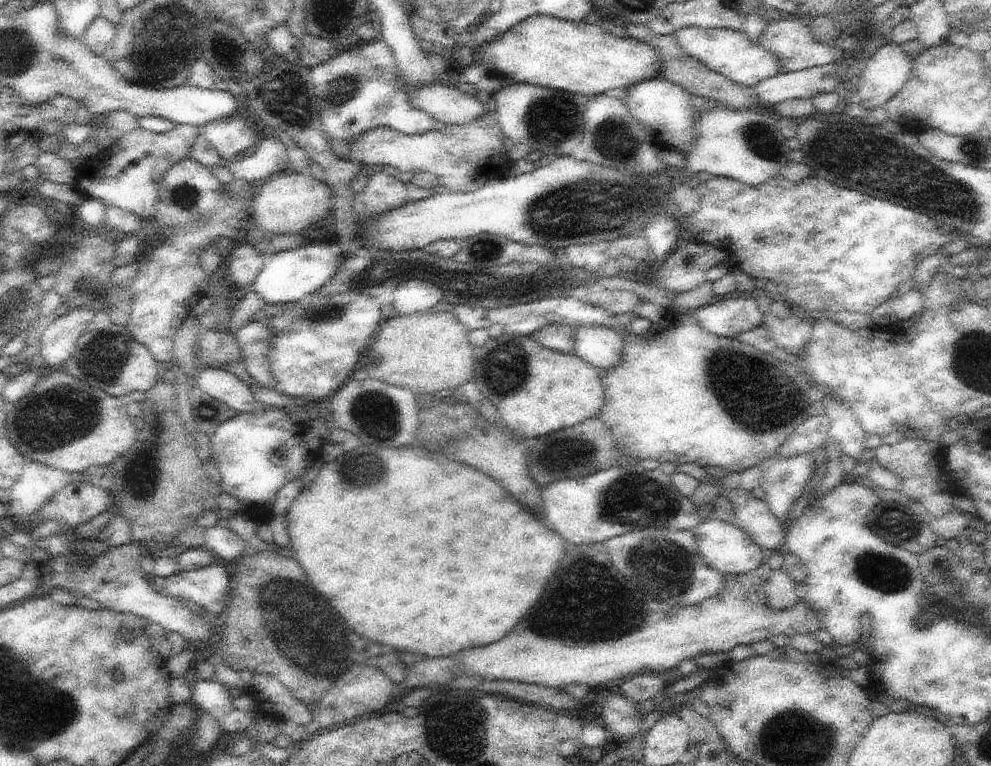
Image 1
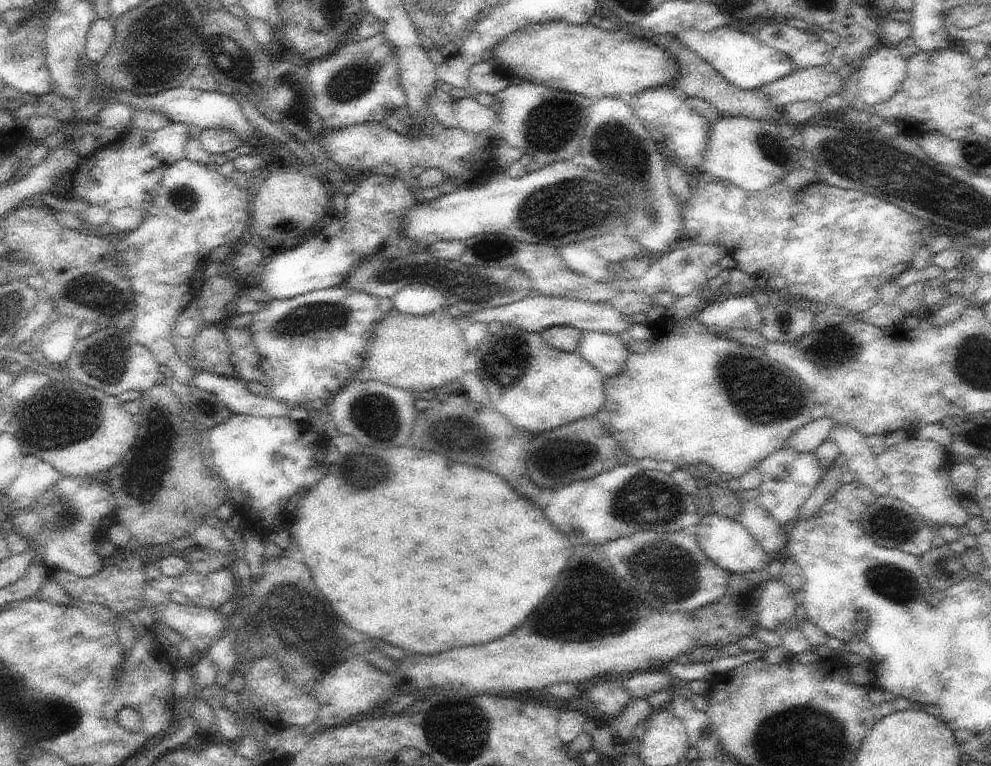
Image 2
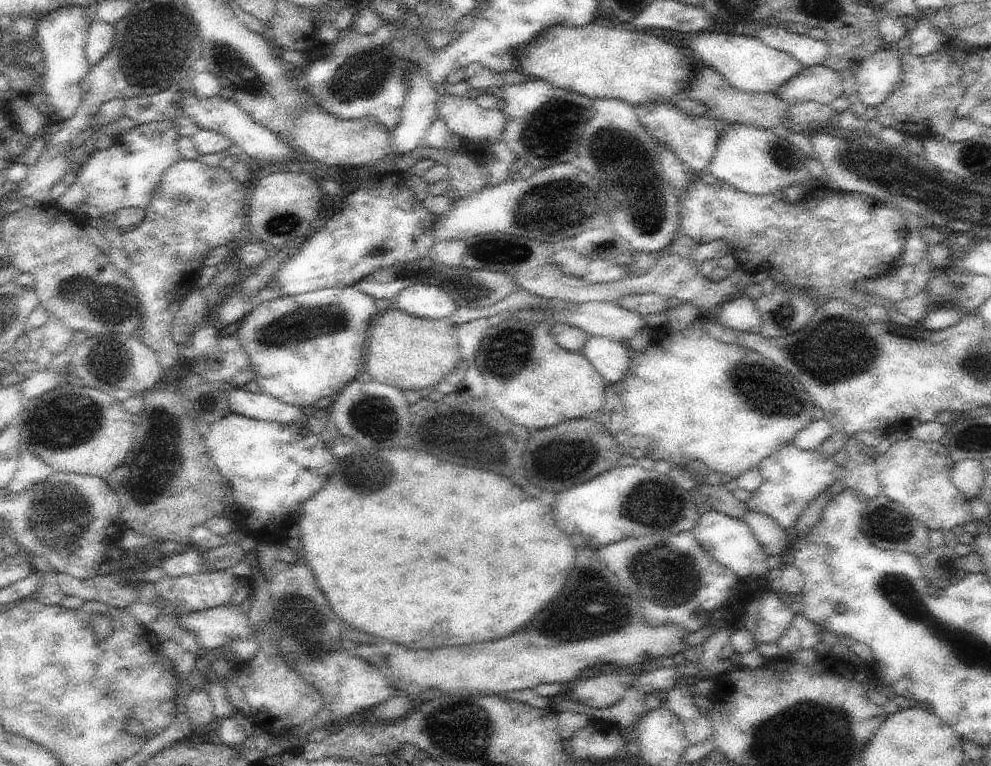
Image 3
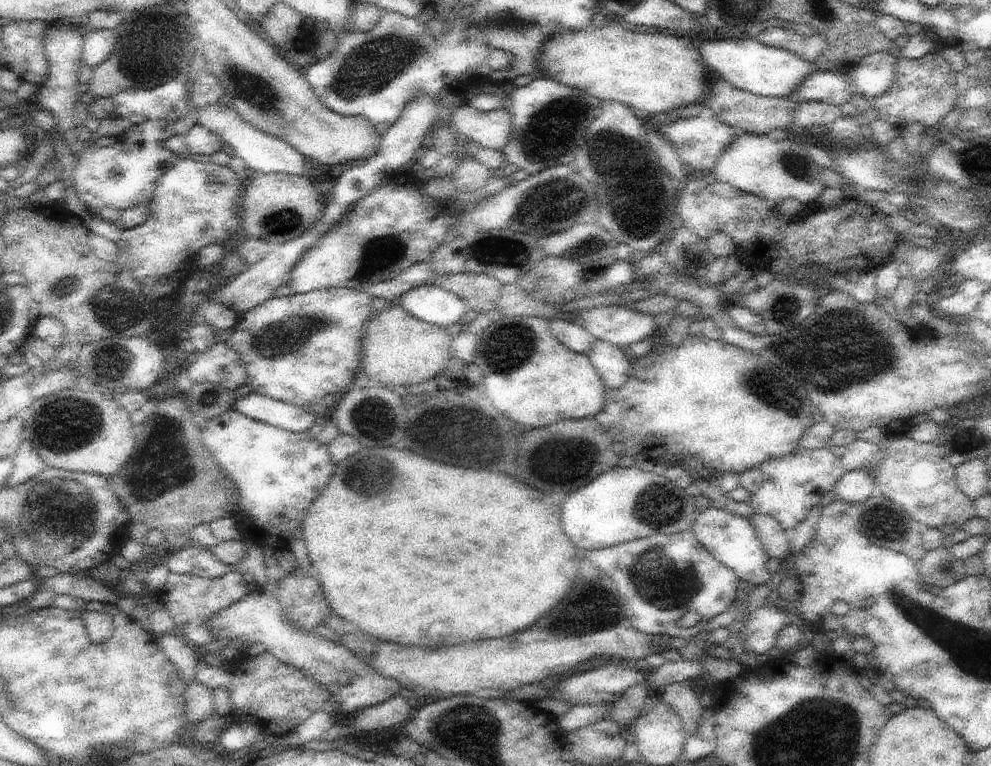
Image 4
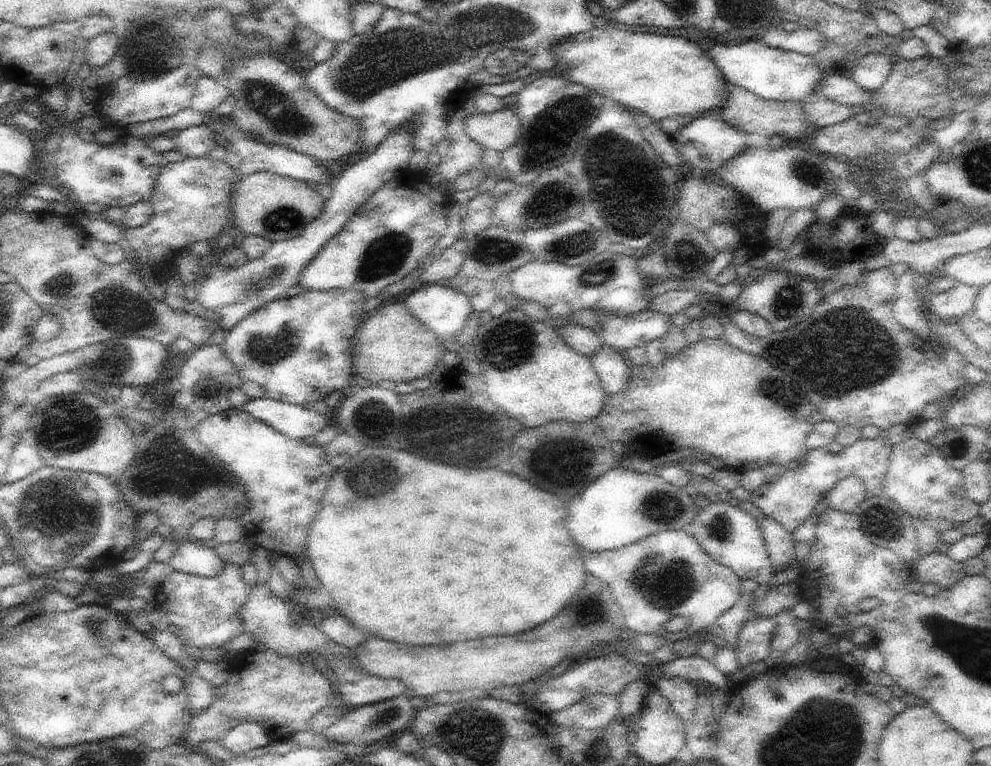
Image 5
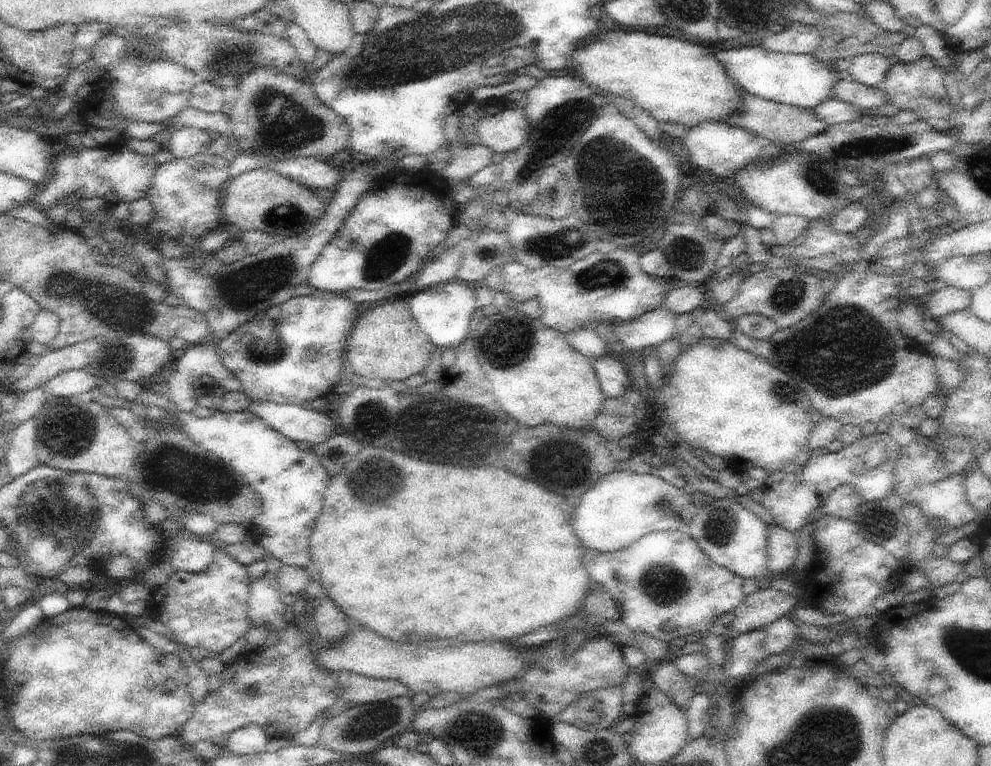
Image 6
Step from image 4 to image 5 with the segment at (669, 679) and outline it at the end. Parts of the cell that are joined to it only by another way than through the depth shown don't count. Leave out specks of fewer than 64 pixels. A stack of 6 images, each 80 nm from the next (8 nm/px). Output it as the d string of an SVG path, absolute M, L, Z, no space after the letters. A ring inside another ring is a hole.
M698 654L691 657L675 658L669 663L662 666L662 677L676 678L680 677L684 680L703 680L710 684L715 684L719 689L725 689L728 700L730 699L730 689L732 684L730 678L725 676L716 666L709 660L702 658Z

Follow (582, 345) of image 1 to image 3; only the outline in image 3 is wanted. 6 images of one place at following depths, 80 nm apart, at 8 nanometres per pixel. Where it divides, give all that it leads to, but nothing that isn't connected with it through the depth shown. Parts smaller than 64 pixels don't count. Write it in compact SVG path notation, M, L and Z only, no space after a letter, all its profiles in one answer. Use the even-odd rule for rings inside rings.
M589 335L581 353L607 383L616 384L631 366L629 347L613 338Z

